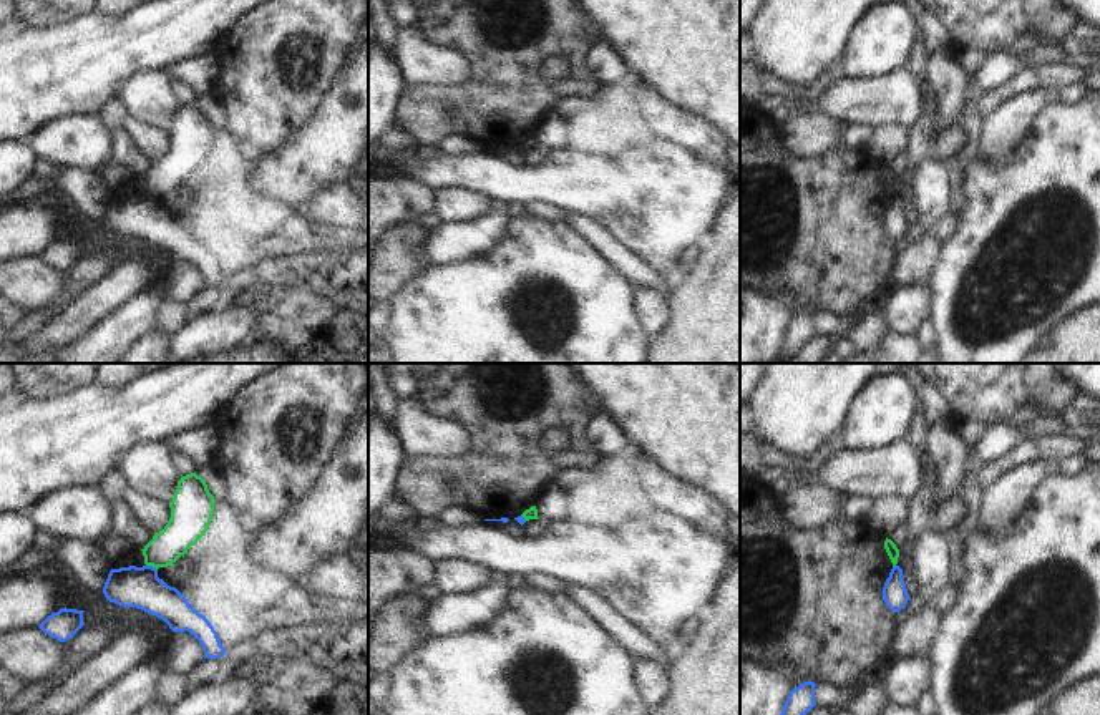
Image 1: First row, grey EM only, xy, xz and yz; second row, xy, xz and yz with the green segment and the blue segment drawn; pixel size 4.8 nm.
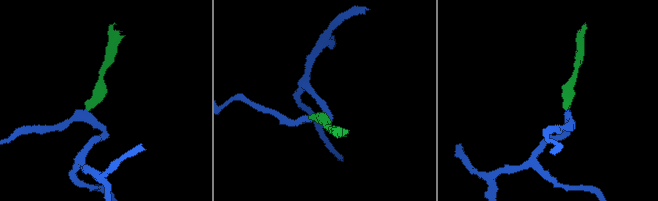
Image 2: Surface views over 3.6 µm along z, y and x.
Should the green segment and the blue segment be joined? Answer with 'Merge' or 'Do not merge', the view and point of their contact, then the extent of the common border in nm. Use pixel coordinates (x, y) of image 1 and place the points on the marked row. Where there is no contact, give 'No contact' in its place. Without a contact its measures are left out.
Do not merge. Touches green at xy (151, 564). Shared border 60 nm.

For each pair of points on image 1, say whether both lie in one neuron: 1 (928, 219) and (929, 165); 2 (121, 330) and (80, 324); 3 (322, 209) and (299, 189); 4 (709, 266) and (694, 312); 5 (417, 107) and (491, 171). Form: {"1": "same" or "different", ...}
{"1": "same", "2": "different", "3": "different", "4": "same", "5": "different"}

